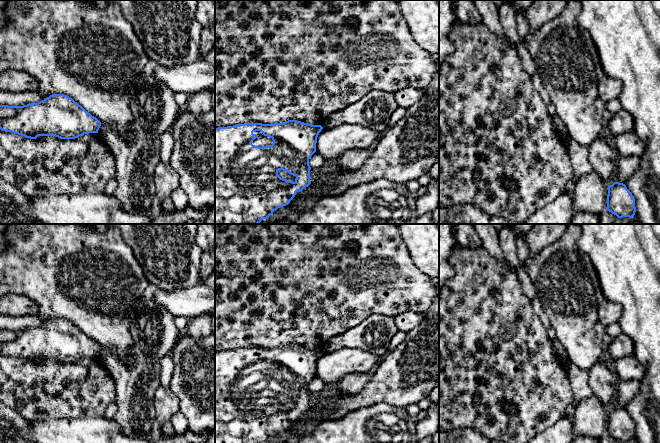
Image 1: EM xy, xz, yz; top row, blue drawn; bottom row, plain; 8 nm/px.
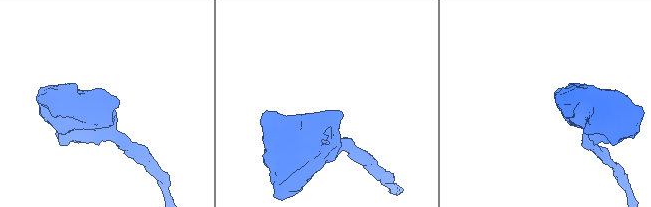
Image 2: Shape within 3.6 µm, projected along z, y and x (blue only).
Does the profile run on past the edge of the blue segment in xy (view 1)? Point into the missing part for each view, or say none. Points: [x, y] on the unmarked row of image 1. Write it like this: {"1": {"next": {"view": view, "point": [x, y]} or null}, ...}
{"1": {"next": null}}

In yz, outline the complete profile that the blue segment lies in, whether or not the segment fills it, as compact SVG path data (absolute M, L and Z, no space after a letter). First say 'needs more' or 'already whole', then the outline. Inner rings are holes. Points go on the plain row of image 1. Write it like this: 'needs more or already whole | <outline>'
already whole | M614 406L608 410L606 433L618 442L634 441L636 436L635 423L625 408Z

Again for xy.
already whole | M53 318L46 323L23 330L0 329L0 353L26 362L55 360L60 363L75 363L87 357L98 357L101 346L72 322L64 318Z

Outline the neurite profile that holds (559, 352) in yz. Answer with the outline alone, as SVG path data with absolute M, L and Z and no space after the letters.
M558 339L552 340L552 347L554 355L557 357L558 362L563 365L564 368L568 368L570 362L567 357L567 354L562 346L562 344L559 342Z

